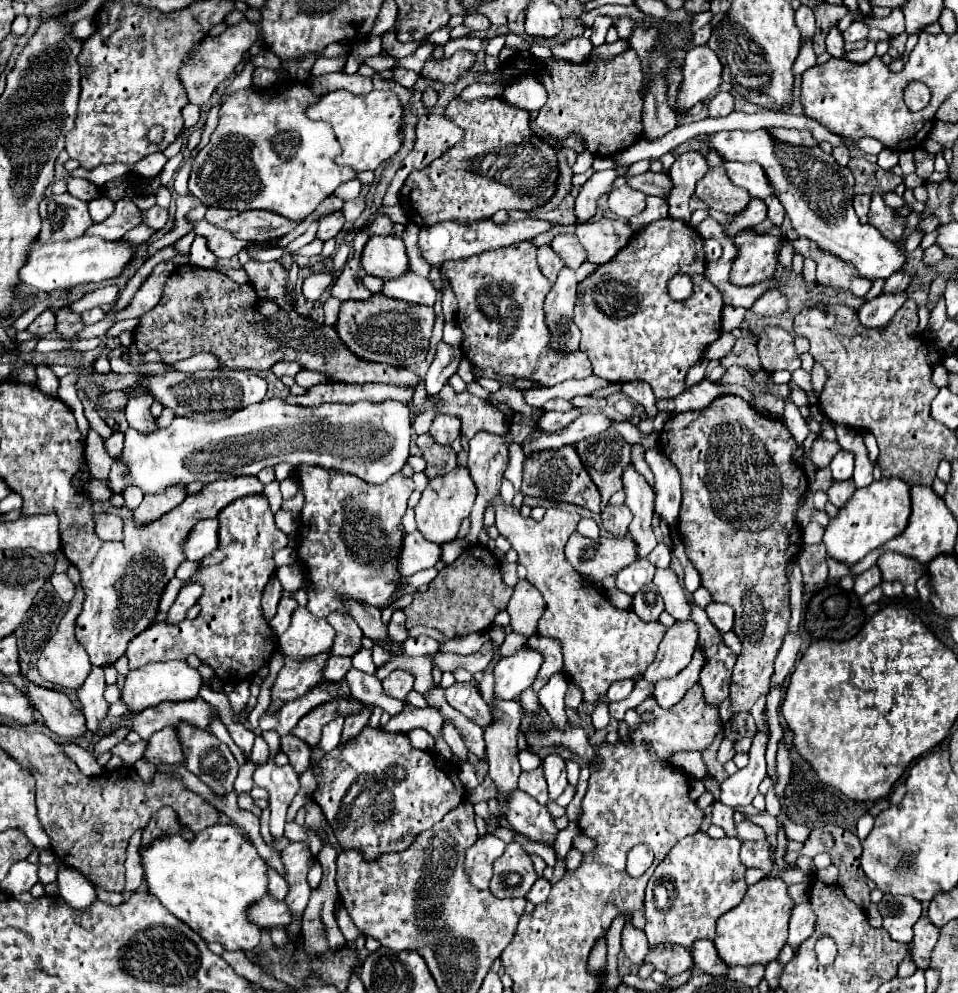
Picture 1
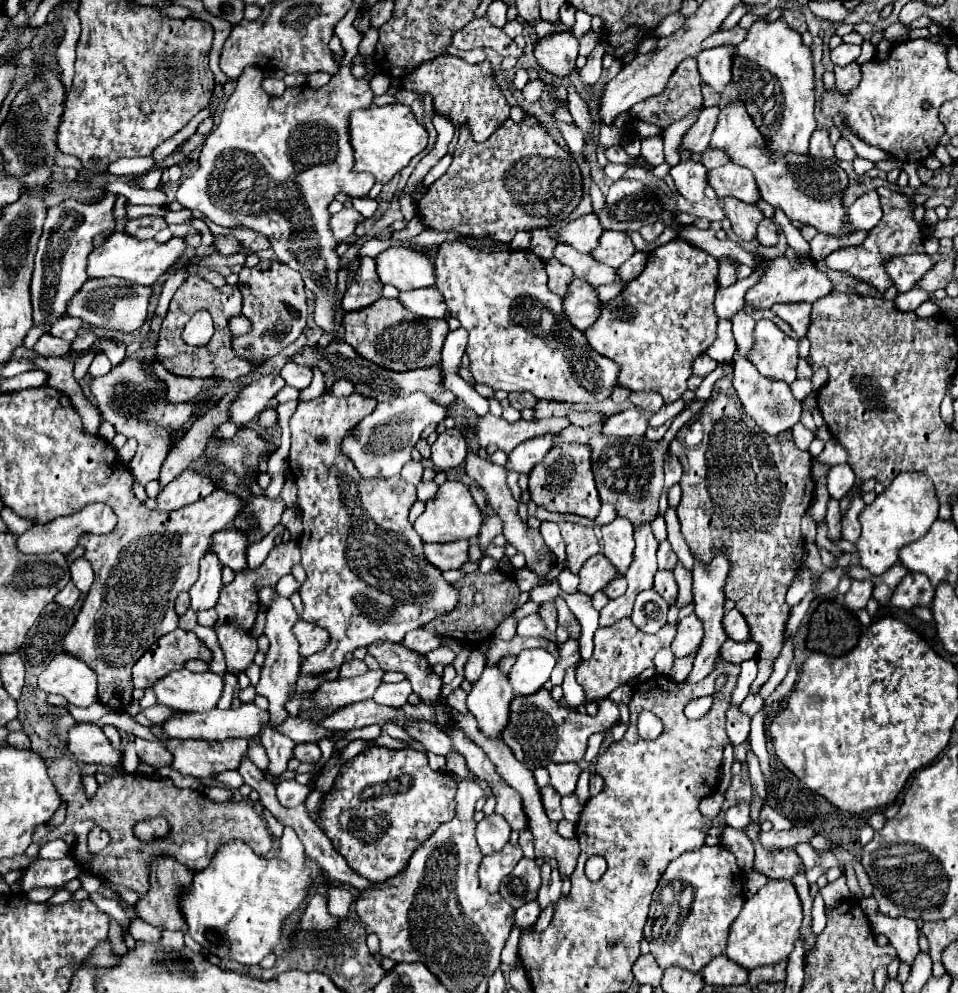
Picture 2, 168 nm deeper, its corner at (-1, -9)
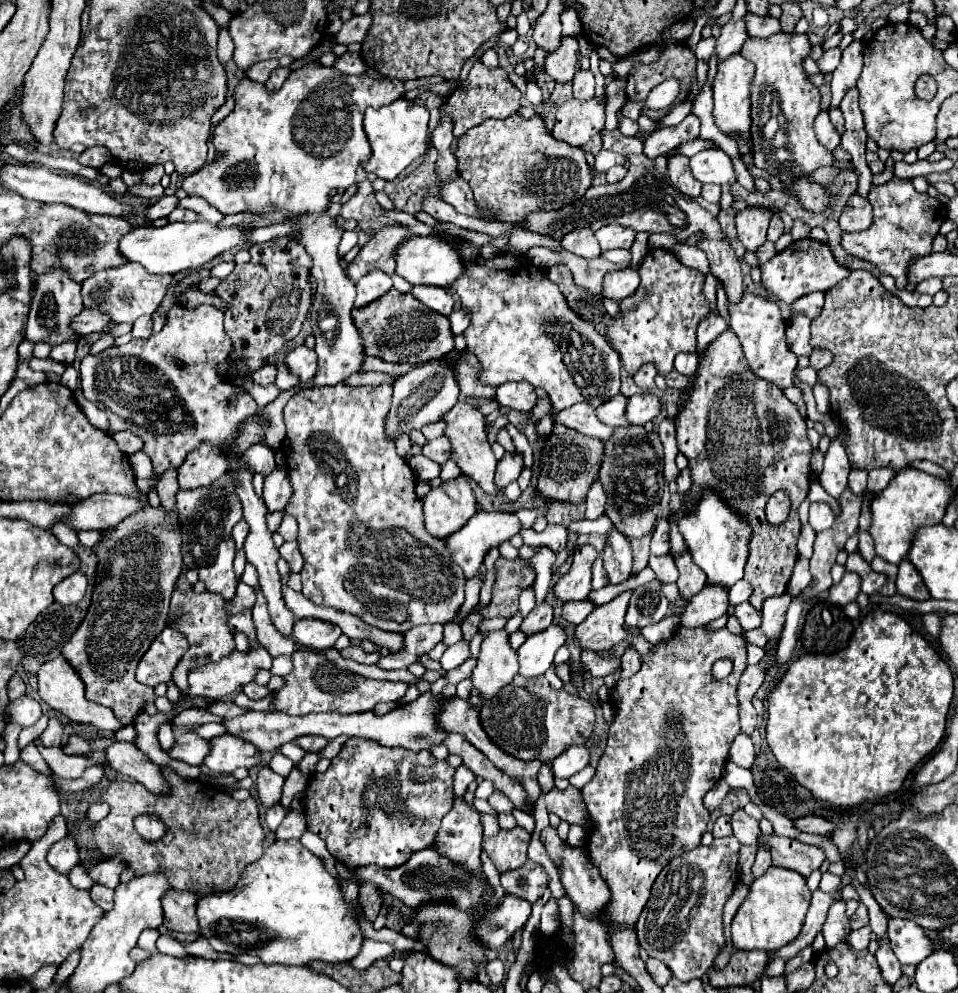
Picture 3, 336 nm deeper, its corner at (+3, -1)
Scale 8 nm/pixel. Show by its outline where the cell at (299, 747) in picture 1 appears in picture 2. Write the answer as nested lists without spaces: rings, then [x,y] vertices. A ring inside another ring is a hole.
[[[300,743],[294,749],[294,757],[302,763],[306,763],[306,761],[308,763],[318,763],[320,757],[322,757],[322,751],[320,751],[318,743]]]

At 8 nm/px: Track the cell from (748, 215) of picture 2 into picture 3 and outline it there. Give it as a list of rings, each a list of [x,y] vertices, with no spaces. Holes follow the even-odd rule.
[[[746,207],[736,215],[736,231],[738,239],[746,247],[746,251],[756,251],[766,241],[766,229],[772,211],[764,207]]]

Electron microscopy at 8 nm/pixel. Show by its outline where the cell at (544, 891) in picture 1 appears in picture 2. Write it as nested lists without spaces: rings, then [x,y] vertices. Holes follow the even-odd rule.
[[[530,901],[530,903],[522,905],[520,909],[516,909],[516,915],[514,915],[514,927],[526,929],[526,927],[534,925],[536,919],[538,919],[538,915],[540,915],[538,903],[536,903],[536,901]]]

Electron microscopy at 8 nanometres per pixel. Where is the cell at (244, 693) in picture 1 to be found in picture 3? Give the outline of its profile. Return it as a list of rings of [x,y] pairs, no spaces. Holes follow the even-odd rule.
[[[220,735],[210,741],[210,753],[204,757],[202,767],[216,775],[230,775],[238,767],[254,767],[260,763],[260,755],[252,743],[236,739],[234,735]]]

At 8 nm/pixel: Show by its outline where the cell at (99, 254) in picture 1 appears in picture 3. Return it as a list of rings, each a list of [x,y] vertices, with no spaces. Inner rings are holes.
[[[194,221],[194,223],[168,223],[160,229],[156,227],[132,227],[126,235],[120,237],[118,251],[126,261],[138,261],[148,271],[156,275],[166,273],[178,273],[184,269],[196,269],[222,251],[228,251],[236,245],[246,243],[246,233],[238,231],[236,225],[218,227],[206,221]]]

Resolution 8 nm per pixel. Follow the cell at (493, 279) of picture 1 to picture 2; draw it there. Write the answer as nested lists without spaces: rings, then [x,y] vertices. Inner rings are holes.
[[[446,241],[436,249],[436,287],[444,295],[448,305],[448,315],[456,317],[460,325],[470,333],[466,355],[470,357],[470,371],[476,383],[488,385],[494,391],[504,389],[512,391],[530,391],[538,399],[556,401],[556,403],[598,403],[612,395],[616,387],[616,379],[620,367],[612,363],[612,359],[604,359],[604,355],[596,355],[592,347],[588,347],[586,335],[576,331],[568,317],[562,315],[562,297],[554,295],[546,285],[546,269],[544,261],[536,257],[532,251],[500,251],[486,253],[468,247],[464,241]],[[548,309],[552,315],[550,333],[540,333],[542,311]]]

